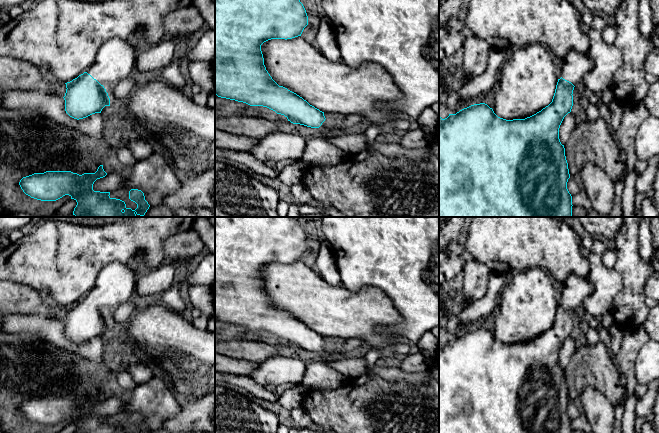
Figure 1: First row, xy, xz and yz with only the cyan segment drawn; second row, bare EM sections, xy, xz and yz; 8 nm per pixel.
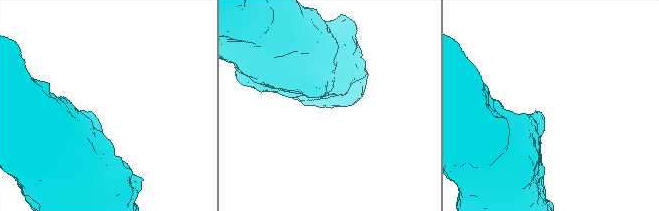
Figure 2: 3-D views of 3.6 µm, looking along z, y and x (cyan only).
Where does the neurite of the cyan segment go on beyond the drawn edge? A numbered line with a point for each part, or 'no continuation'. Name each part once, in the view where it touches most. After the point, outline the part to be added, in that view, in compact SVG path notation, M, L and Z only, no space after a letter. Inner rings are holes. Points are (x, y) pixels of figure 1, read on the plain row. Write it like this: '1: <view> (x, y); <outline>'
1: xy (116, 282); M112 262L100 271L87 297L104 311L110 311L129 302L136 282L134 270L128 264Z

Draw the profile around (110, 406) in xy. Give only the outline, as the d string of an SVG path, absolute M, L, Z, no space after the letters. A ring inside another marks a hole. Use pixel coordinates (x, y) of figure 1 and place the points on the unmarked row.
M111 397L97 403L93 408L94 415L112 416L121 410L125 405L125 398Z

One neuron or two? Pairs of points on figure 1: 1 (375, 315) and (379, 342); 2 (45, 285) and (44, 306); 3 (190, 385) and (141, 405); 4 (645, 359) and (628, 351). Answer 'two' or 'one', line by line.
1: one
2: two
3: two
4: two

